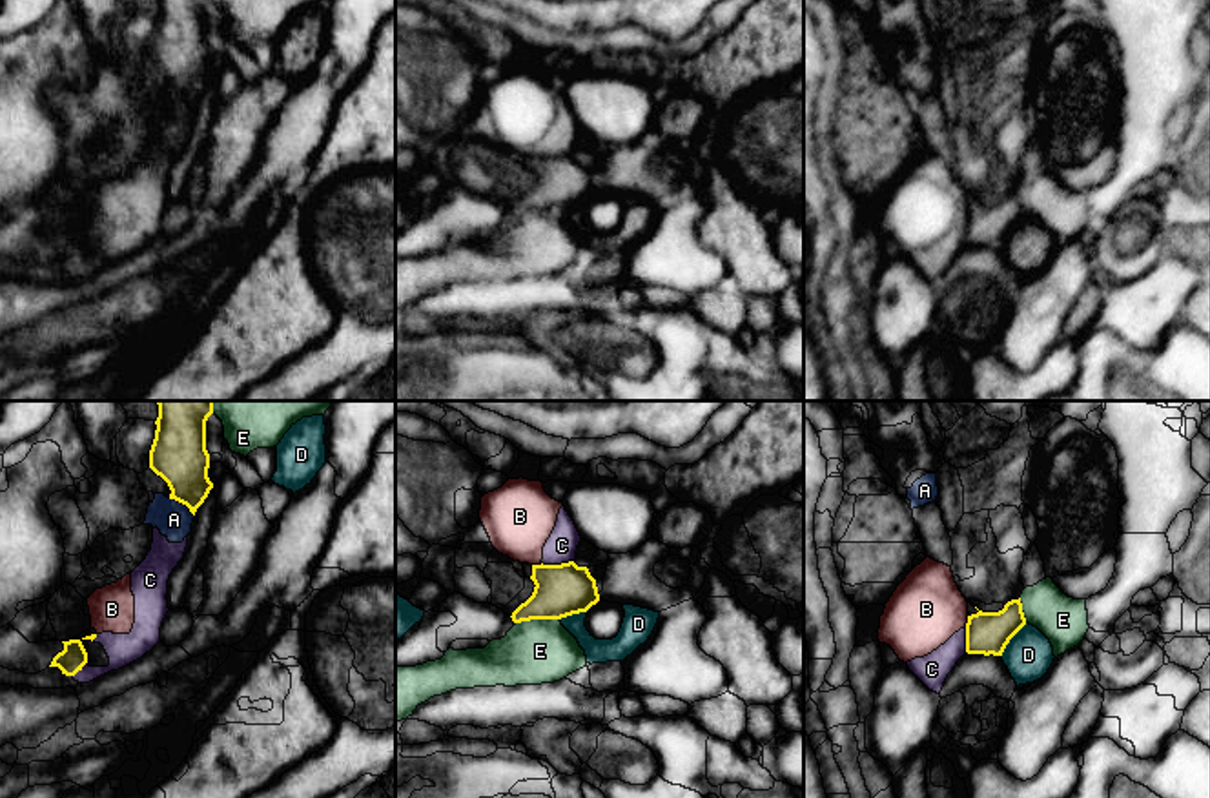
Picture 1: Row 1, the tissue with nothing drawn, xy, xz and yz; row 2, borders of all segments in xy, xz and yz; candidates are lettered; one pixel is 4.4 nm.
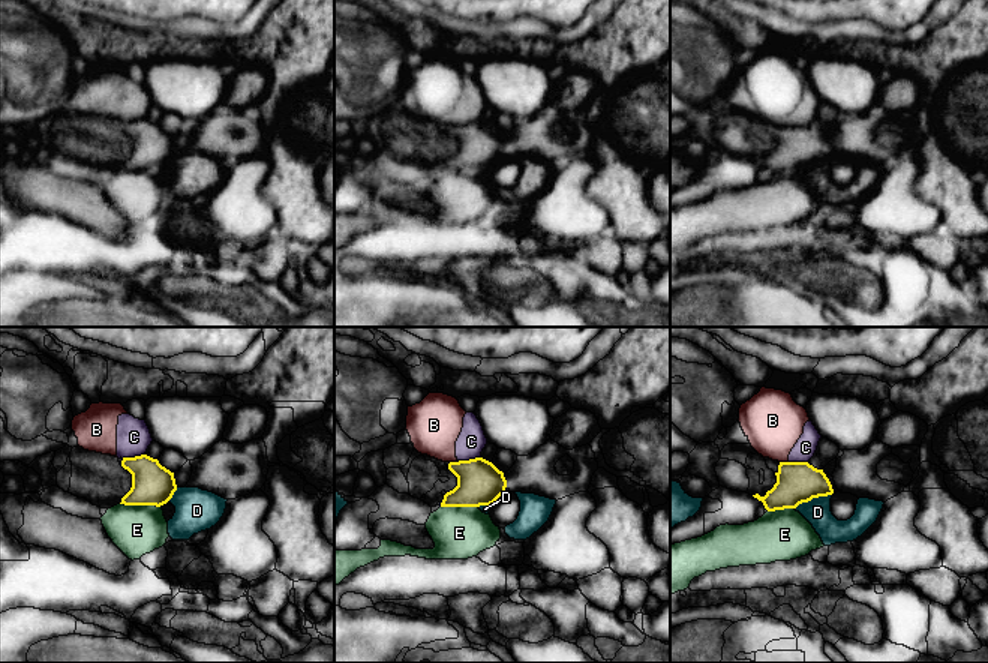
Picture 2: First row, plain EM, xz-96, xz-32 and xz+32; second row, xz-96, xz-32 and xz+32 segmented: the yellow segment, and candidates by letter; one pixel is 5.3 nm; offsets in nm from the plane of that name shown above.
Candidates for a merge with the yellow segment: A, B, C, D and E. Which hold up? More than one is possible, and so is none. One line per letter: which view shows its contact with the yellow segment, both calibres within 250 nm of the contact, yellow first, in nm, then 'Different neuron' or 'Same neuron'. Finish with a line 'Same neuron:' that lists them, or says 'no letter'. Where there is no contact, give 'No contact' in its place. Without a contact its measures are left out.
A: Touches yellow in xy. Thickness 240 nm (yellow) against 160 nm. Different neuron
B: Touches yellow in yz. Thickness 190 nm (yellow) against 320 nm. Different neuron
C: Touches yellow in xz. Thickness 220 nm (yellow) against 140 nm. Different neuron
D: Touches yellow in yz. Thickness 190 nm (yellow) against 200 nm. Different neuron
E: Touches yellow in xz. Thickness 220 nm (yellow) against 280 nm. Different neuron
Same neuron: no letter

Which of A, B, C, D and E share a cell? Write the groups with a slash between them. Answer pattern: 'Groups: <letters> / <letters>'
Groups: A B C / D / E

